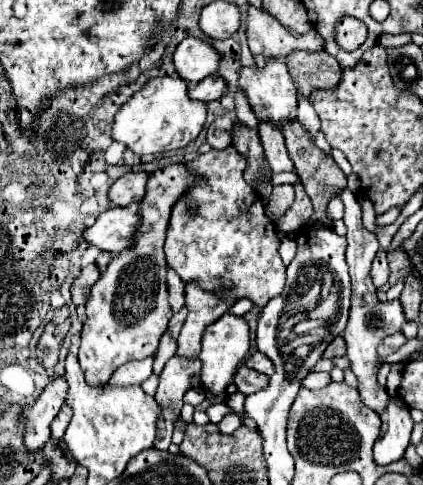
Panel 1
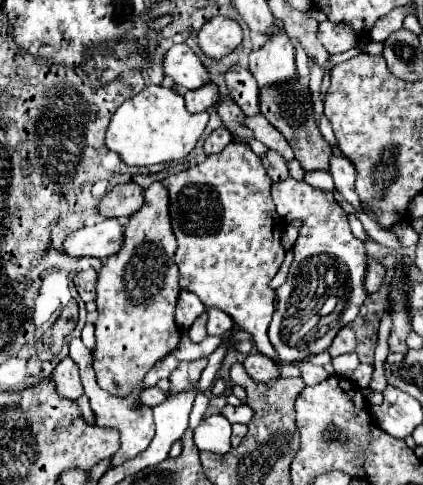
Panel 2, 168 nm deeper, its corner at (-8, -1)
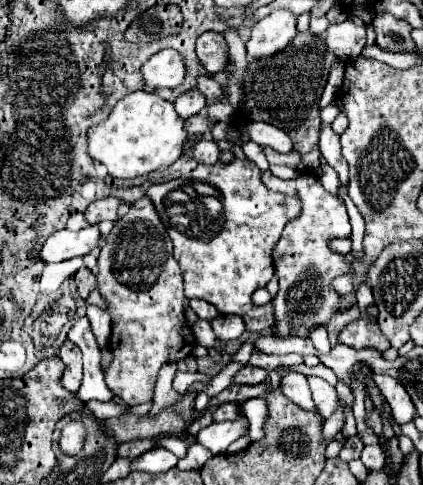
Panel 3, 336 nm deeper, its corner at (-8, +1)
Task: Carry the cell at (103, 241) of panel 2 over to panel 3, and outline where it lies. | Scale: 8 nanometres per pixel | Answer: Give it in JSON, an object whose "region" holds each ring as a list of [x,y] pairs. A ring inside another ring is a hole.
{"region":[[[96,224],[86,226],[78,232],[60,230],[60,232],[54,232],[44,242],[40,258],[46,262],[62,262],[62,260],[70,260],[74,256],[84,256],[84,254],[90,254],[94,248],[98,248],[100,238],[102,238],[102,234]]]}

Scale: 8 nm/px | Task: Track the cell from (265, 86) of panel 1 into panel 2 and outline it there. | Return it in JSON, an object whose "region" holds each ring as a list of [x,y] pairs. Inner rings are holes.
{"region":[[[276,30],[262,48],[248,54],[248,70],[260,88],[286,82],[296,76],[294,46],[286,30]]]}

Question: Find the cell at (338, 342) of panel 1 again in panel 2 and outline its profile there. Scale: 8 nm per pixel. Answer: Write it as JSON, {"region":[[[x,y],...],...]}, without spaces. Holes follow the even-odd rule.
{"region":[[[342,328],[338,334],[336,334],[336,340],[332,340],[328,352],[332,356],[340,356],[340,354],[346,354],[346,352],[354,352],[356,348],[356,338],[354,338],[354,332],[352,328]]]}

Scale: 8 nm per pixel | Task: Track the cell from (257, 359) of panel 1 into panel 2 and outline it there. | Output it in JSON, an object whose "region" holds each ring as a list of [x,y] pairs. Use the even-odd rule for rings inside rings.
{"region":[[[260,352],[248,354],[248,358],[244,360],[244,368],[248,376],[252,376],[252,380],[258,382],[268,382],[272,378],[278,378],[278,366],[270,358],[262,356]]]}

